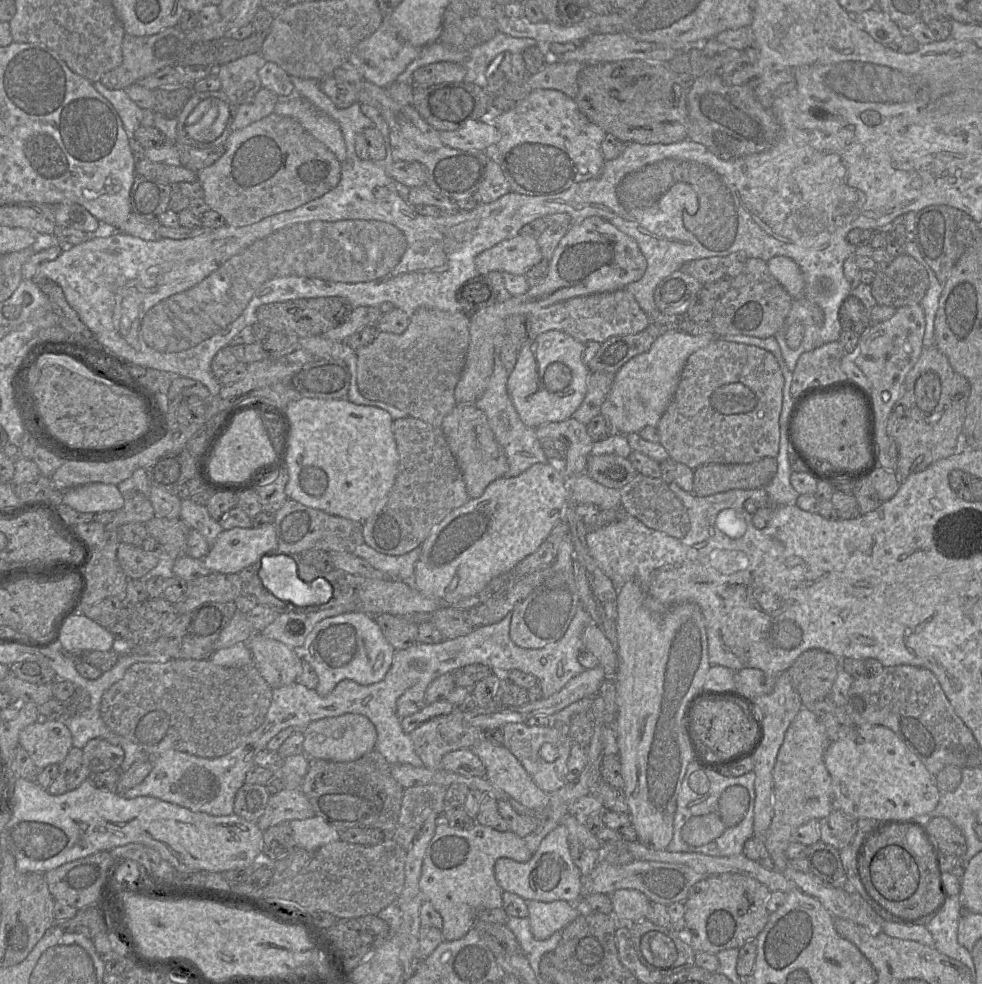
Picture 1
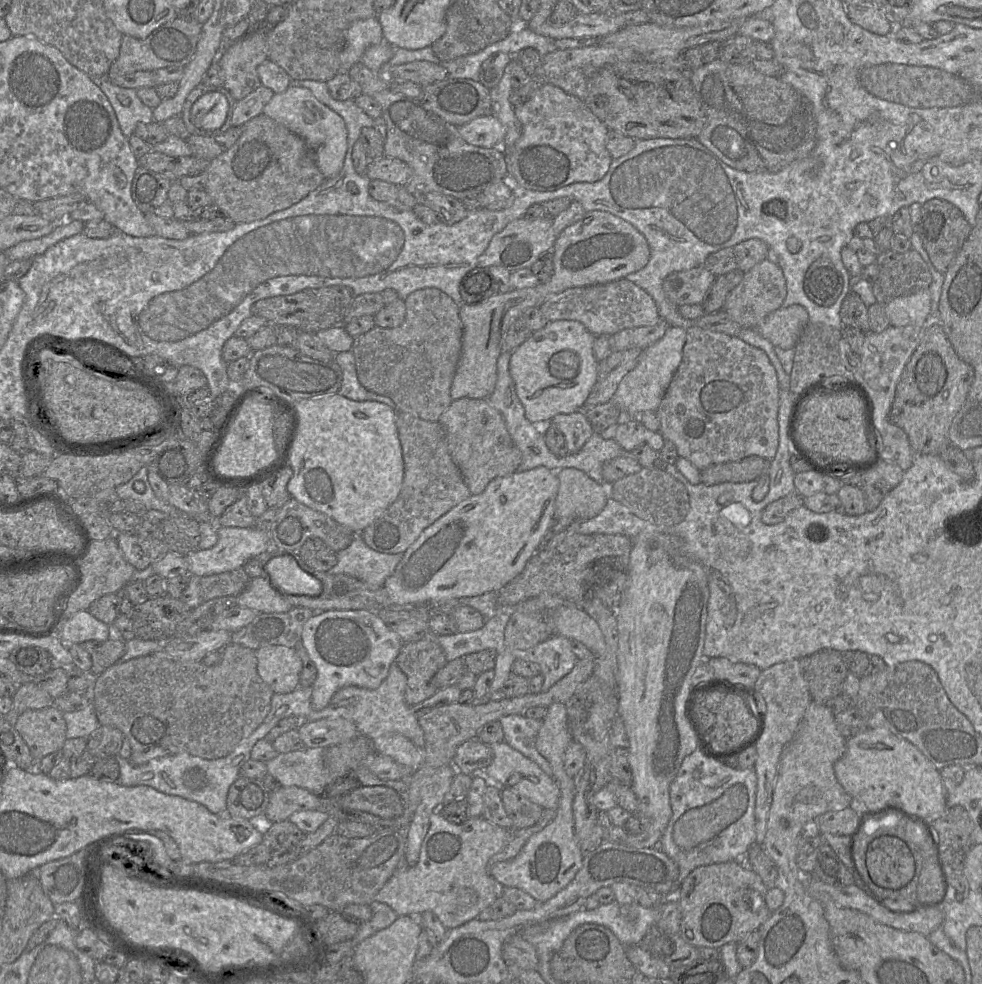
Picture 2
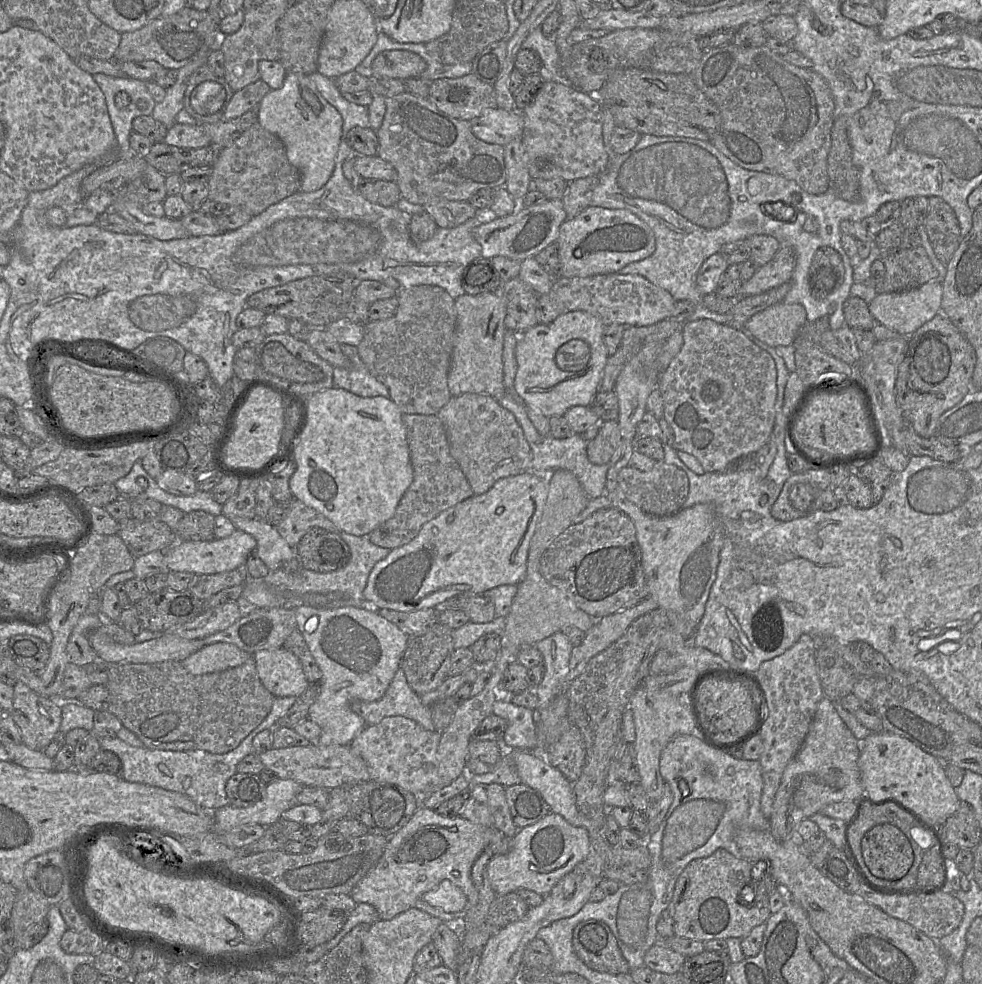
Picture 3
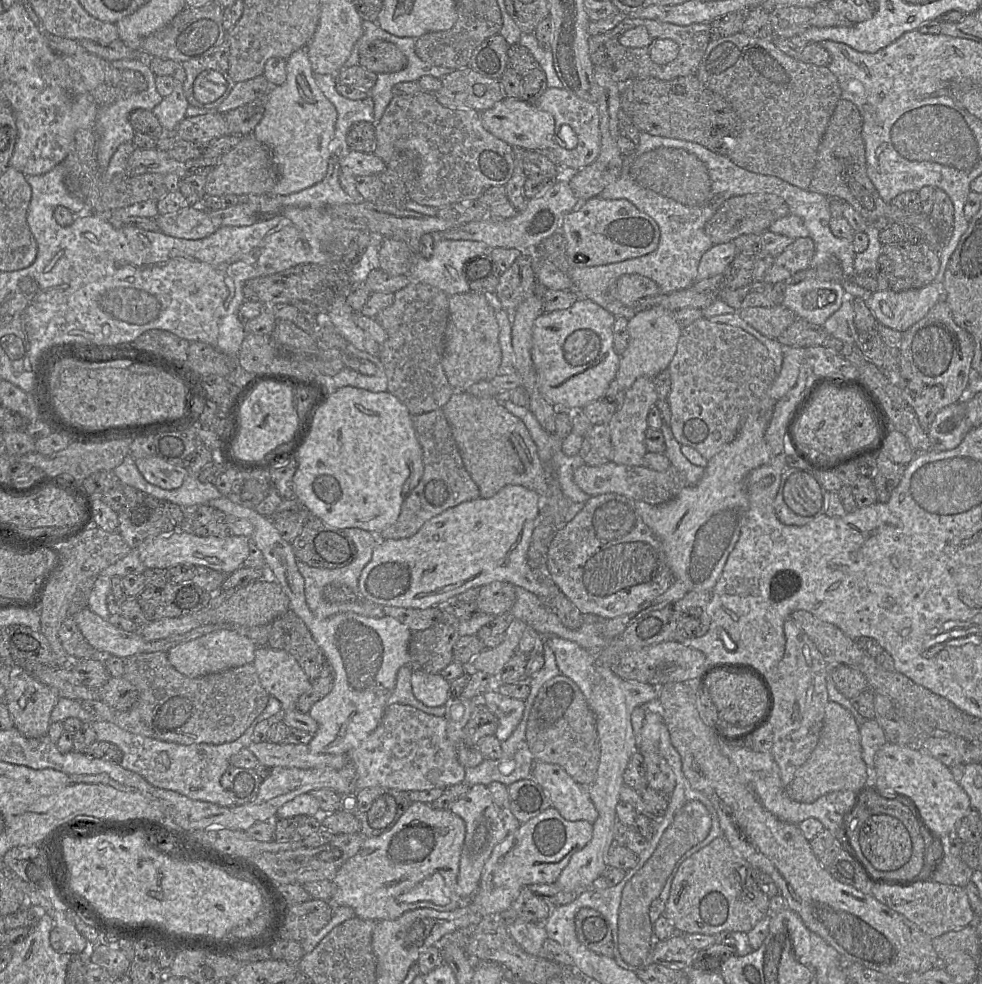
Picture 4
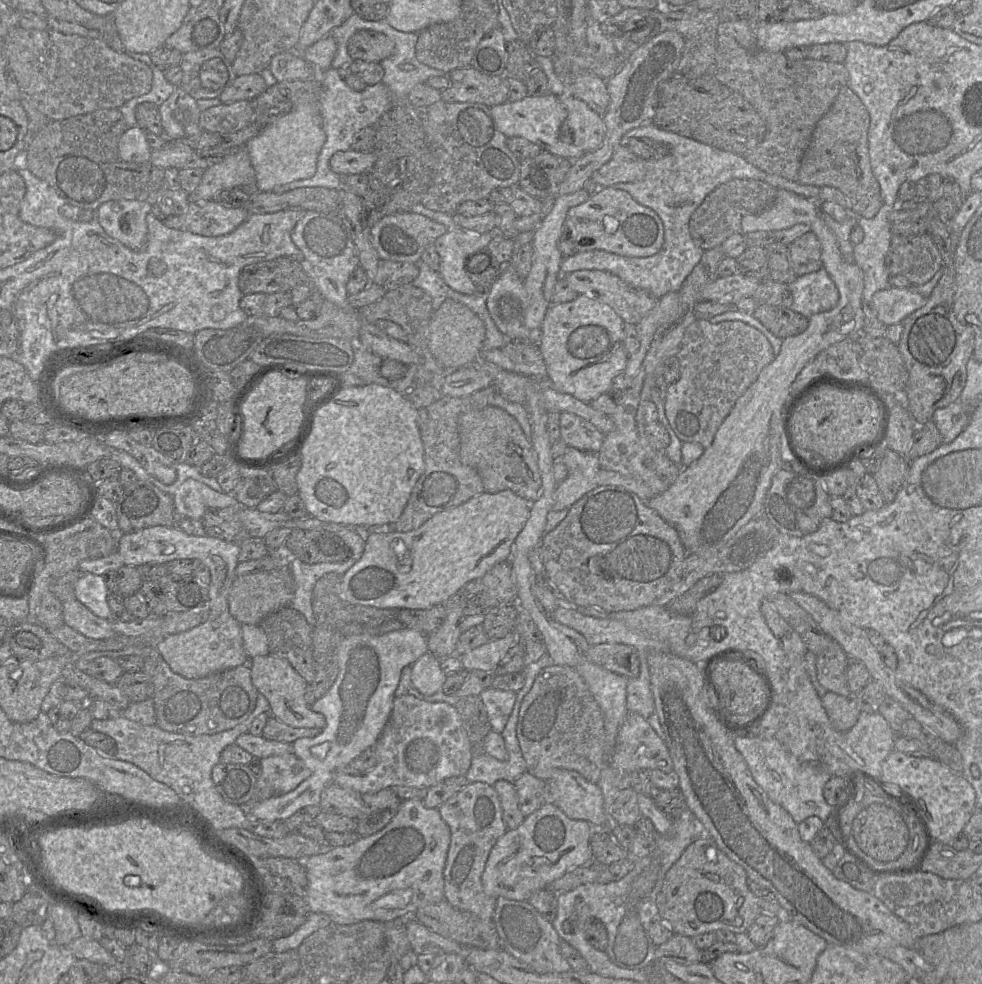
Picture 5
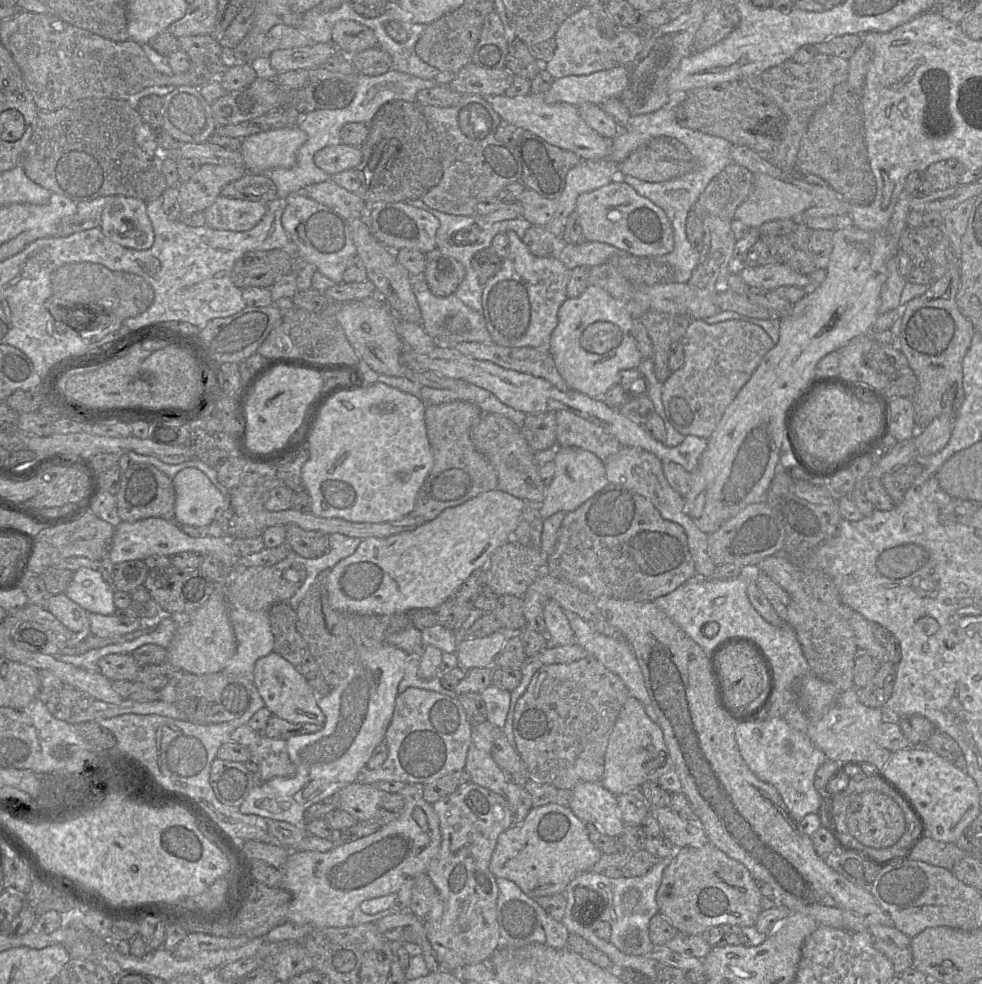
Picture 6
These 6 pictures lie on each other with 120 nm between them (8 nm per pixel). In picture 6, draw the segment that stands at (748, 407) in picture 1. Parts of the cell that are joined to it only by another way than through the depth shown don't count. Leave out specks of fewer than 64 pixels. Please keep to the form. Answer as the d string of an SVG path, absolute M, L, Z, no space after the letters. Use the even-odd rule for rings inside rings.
M738 319L708 324L704 320L692 320L681 339L684 353L683 366L671 372L662 387L662 402L671 425L682 435L694 435L709 439L726 408L761 362L764 355L774 346L769 335L760 326Z

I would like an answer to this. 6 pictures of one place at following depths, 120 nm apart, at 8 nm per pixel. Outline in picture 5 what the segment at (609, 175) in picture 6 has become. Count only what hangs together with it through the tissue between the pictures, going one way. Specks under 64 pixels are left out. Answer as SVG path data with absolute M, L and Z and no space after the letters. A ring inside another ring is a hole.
M581 189L572 194L558 197L550 211L538 228L534 231L532 245L534 249L533 263L531 270L524 280L524 285L528 293L529 301L524 315L524 324L531 331L538 331L541 328L545 313L552 305L551 298L555 285L561 276L561 262L563 255L558 248L558 242L565 225L568 211L585 202L591 193L587 189Z

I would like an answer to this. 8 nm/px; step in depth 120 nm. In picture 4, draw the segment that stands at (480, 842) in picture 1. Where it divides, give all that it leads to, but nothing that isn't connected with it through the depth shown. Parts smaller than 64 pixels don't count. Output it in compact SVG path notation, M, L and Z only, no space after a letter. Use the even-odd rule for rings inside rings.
M412 802L396 824L386 833L366 838L360 850L338 870L332 883L334 906L349 906L363 920L395 920L407 911L430 908L445 912L465 903L459 894L457 876L465 840L463 819L449 810L438 810L422 802Z

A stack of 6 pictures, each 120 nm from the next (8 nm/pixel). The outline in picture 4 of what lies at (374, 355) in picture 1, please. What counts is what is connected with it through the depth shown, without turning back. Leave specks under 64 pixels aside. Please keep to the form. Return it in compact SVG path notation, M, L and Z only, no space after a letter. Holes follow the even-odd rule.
M411 281L394 293L391 306L374 317L387 334L378 354L387 376L387 391L397 397L411 415L442 408L455 391L442 364L449 297L435 286Z

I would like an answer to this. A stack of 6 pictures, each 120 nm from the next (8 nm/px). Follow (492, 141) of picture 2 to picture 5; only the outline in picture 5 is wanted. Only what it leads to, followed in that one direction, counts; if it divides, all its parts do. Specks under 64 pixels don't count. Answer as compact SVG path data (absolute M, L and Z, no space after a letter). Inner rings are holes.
M547 93L543 96L527 95L519 101L507 101L490 108L497 128L507 138L524 138L539 146L542 150L573 161L583 155L580 148L561 140L560 131L562 124L567 118L567 110L556 95L552 93Z

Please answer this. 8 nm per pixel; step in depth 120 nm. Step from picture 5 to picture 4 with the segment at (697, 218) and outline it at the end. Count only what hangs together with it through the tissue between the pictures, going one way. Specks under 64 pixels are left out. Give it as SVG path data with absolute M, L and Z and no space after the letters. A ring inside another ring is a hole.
M758 192L733 196L722 203L711 219L705 224L704 231L714 245L733 241L744 234L761 234L769 226L786 215L789 207L784 199L773 193Z

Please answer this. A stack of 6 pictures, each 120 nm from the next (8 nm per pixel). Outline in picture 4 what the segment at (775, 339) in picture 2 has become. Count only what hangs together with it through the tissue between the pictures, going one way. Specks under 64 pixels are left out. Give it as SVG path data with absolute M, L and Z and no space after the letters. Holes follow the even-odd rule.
M783 305L748 307L736 311L739 317L768 338L776 339L795 320L796 315Z

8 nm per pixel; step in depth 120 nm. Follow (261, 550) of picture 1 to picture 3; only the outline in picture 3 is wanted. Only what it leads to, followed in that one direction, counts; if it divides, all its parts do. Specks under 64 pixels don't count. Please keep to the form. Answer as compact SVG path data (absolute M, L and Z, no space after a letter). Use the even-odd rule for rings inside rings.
M236 529L229 537L210 541L177 541L165 551L169 571L193 574L218 574L232 571L246 564L250 553L256 549L256 539L247 532Z

